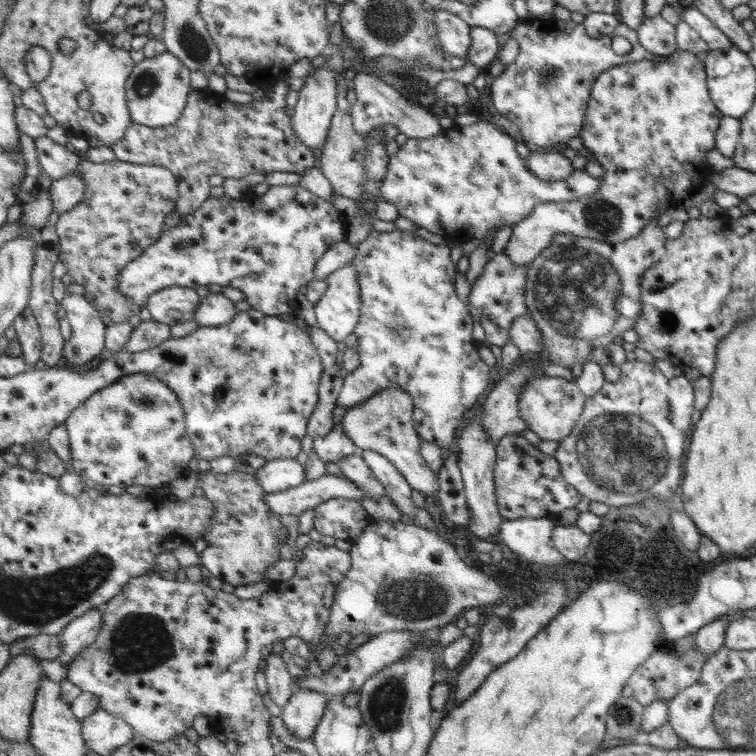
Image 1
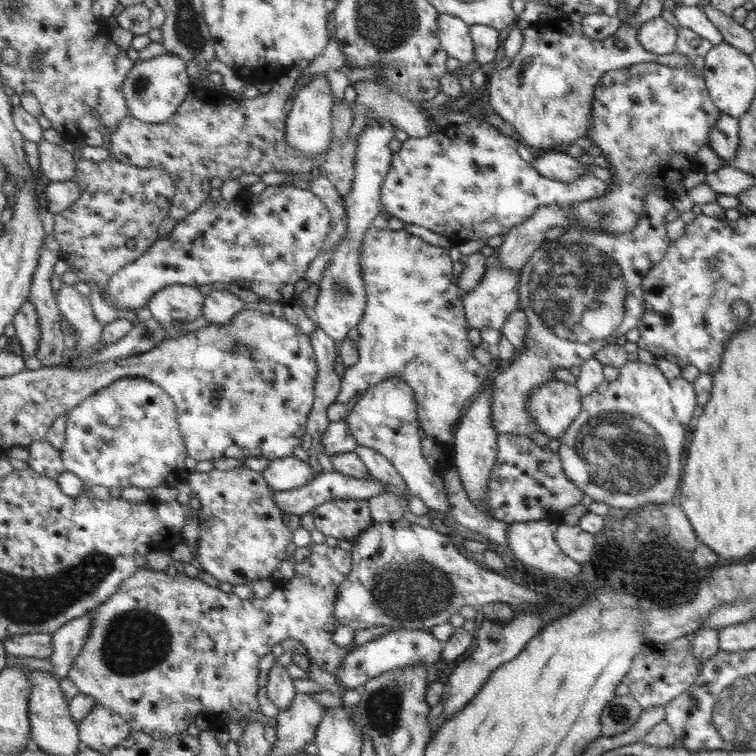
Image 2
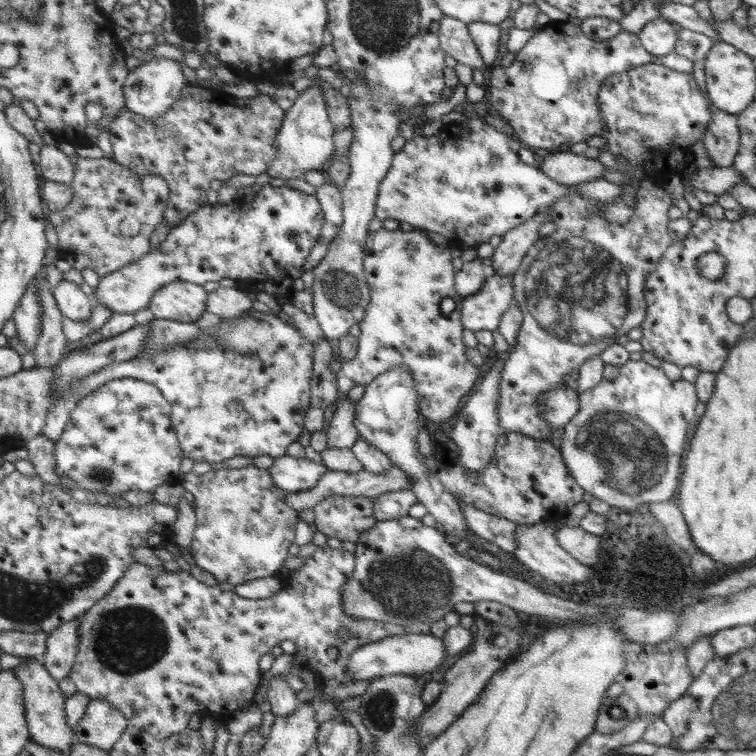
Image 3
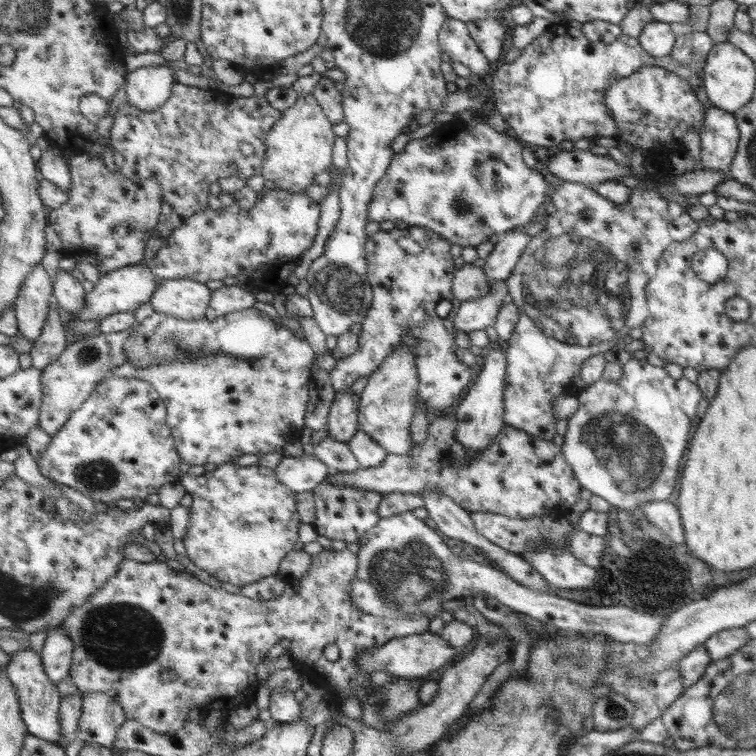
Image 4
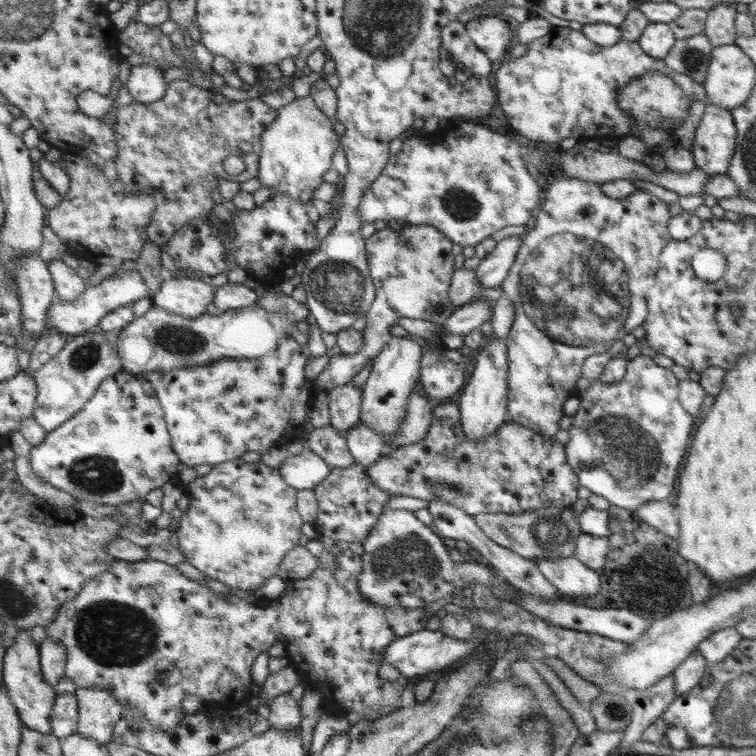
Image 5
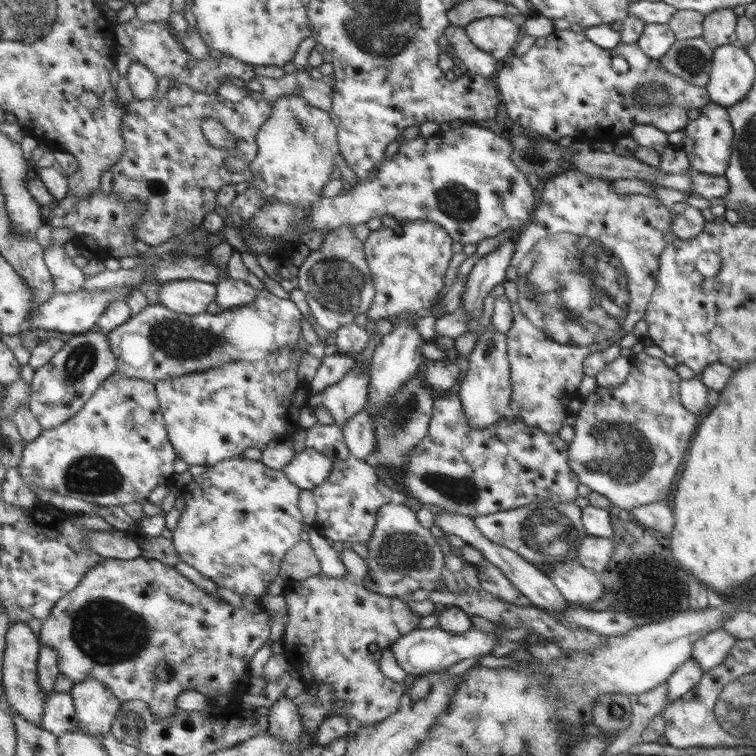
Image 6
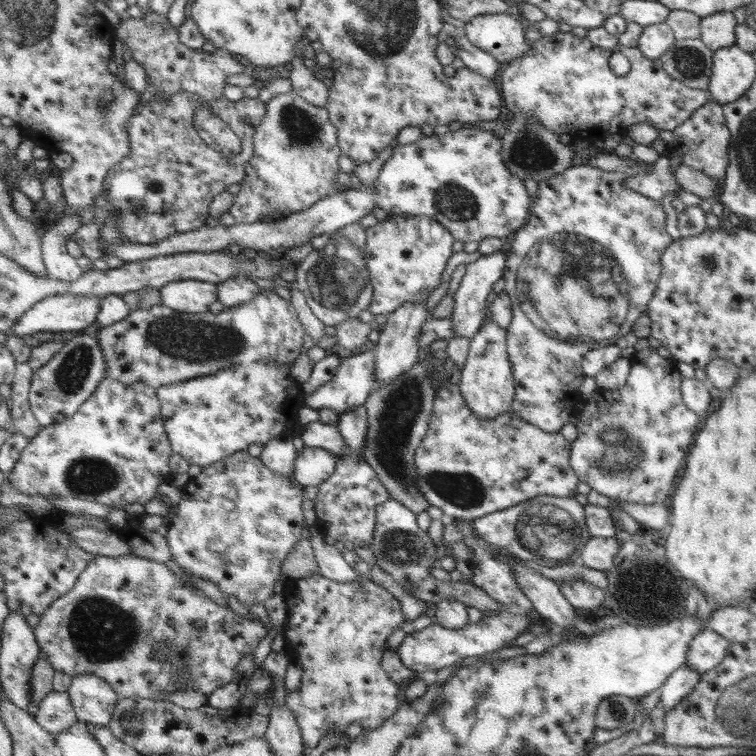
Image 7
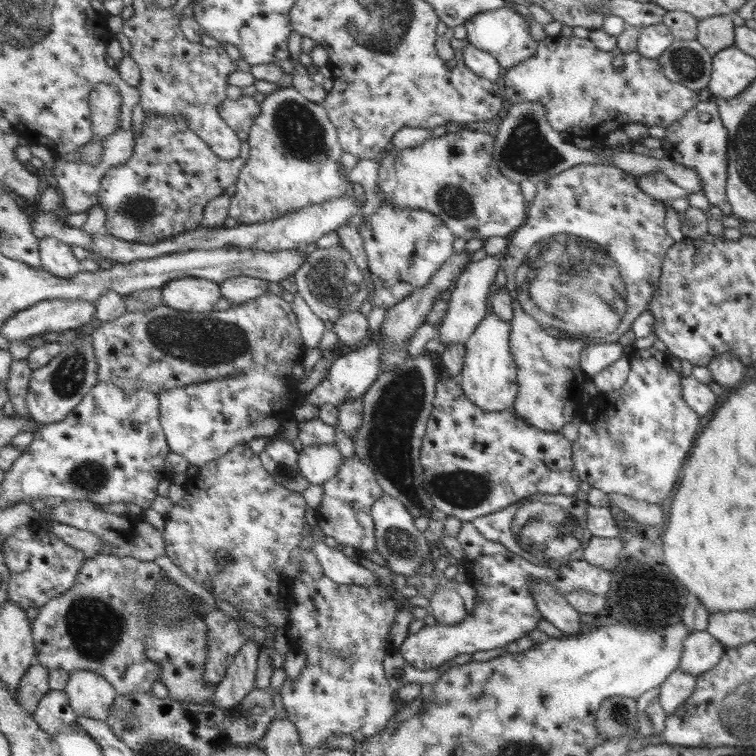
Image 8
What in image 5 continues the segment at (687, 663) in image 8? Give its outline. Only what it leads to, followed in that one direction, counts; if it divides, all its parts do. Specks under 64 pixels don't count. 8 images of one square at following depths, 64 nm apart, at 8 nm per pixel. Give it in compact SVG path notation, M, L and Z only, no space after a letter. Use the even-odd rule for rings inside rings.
M723 628L703 638L697 644L695 652L703 658L707 668L711 668L711 666L717 666L717 662L725 660L739 642L741 642L741 636L737 634L735 628Z

